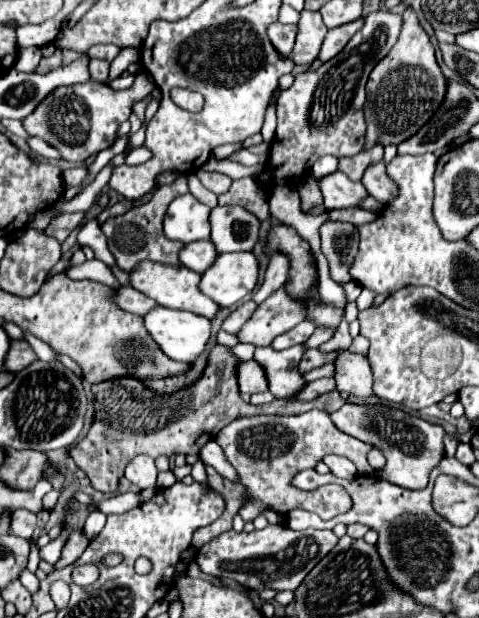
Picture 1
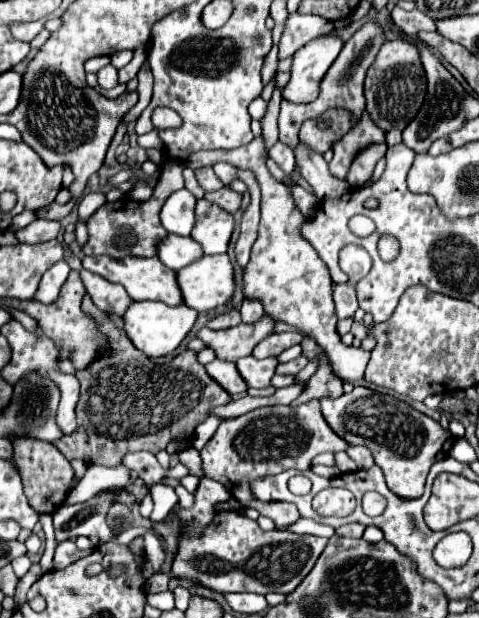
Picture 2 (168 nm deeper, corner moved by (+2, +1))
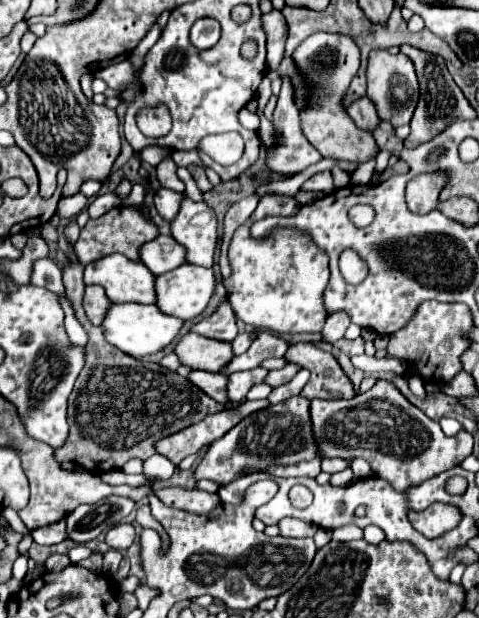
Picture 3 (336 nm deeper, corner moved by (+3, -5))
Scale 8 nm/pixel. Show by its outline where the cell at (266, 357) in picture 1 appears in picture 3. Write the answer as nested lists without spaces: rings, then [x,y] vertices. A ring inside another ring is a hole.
[[[255,367],[255,369],[249,369],[249,371],[239,371],[239,373],[233,373],[229,379],[227,379],[227,397],[231,403],[241,403],[247,395],[247,391],[257,385],[257,383],[263,383],[267,375],[267,369],[263,367]]]

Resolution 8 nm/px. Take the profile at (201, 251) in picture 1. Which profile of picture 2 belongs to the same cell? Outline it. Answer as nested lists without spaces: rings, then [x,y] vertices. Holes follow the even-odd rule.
[[[168,235],[164,241],[158,243],[158,259],[174,271],[198,261],[202,255],[202,245],[192,237]]]

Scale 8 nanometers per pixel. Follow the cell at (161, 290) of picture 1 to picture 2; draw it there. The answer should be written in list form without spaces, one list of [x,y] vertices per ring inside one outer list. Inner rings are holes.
[[[102,255],[102,257],[84,257],[82,265],[86,269],[90,269],[92,273],[98,273],[98,275],[106,277],[112,283],[124,285],[126,293],[134,301],[162,301],[166,305],[182,305],[182,291],[178,291],[176,271],[170,271],[168,267],[164,267],[158,257],[152,257],[152,259],[126,257],[126,259],[116,261],[116,259],[110,259],[110,257]]]

